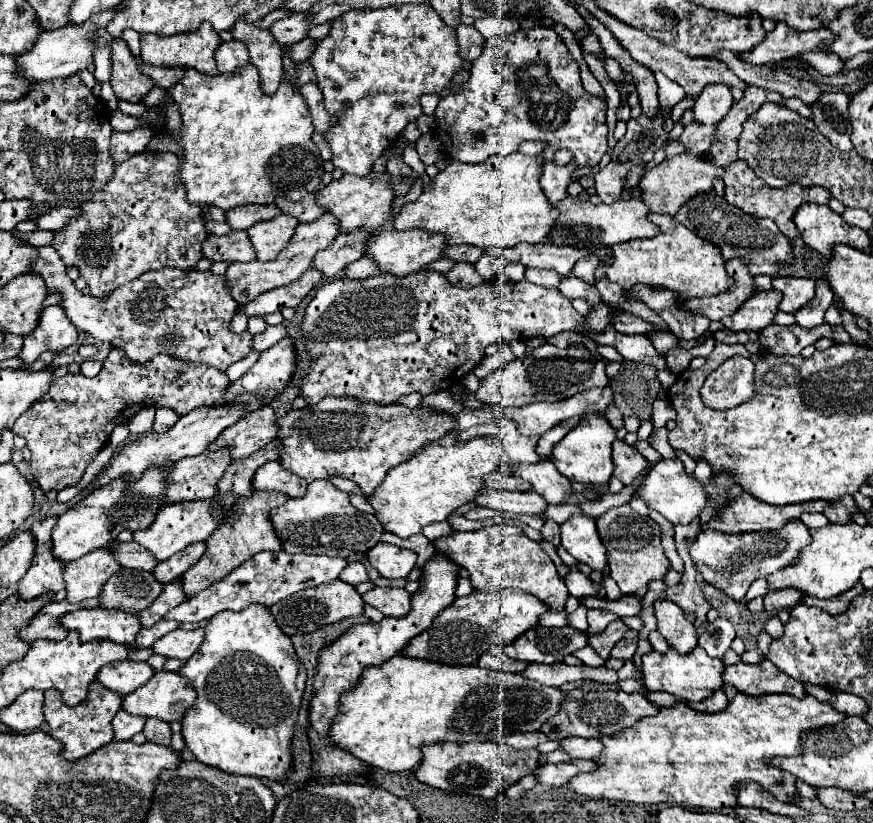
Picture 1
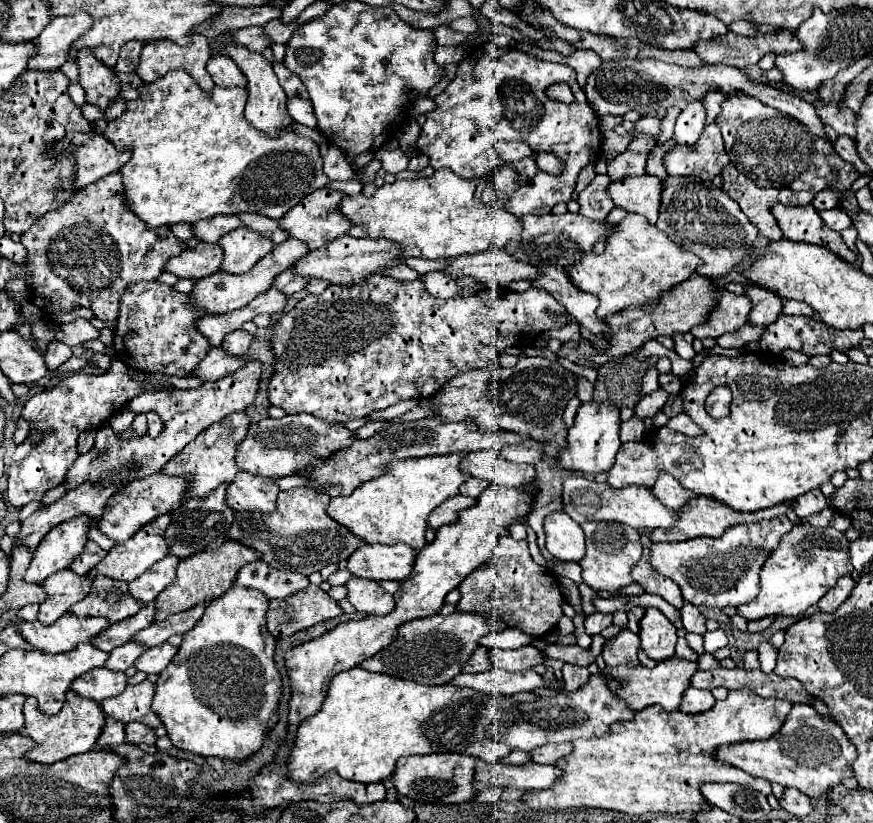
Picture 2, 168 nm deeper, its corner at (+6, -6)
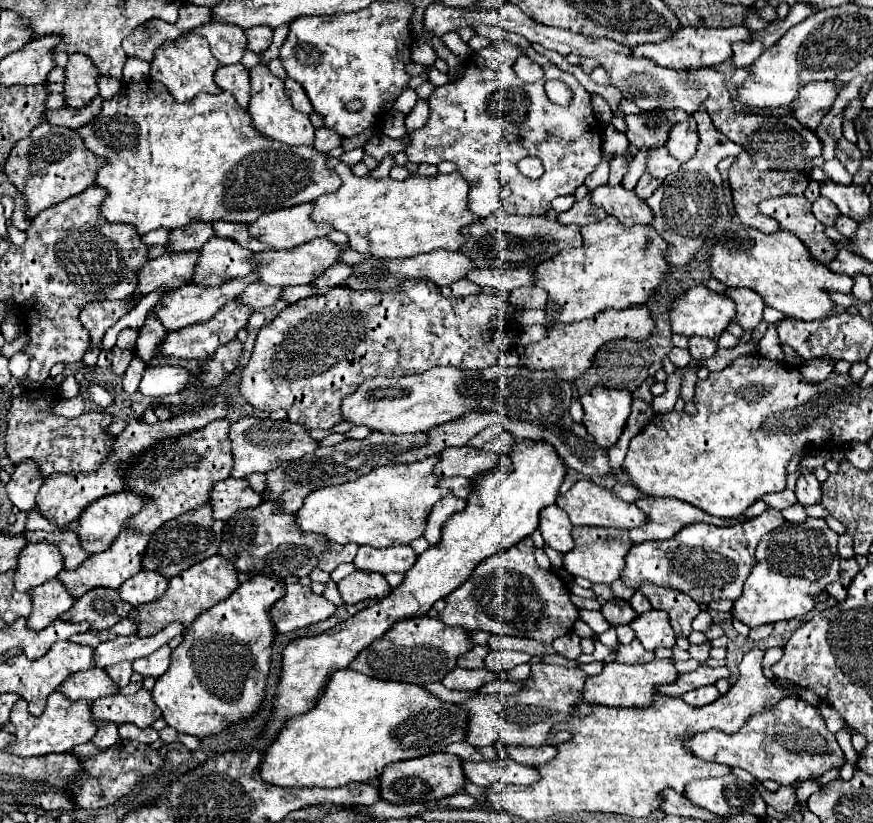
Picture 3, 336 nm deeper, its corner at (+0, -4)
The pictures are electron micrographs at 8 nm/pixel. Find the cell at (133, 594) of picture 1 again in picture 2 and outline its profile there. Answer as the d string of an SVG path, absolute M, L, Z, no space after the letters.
M96 577L86 599L78 601L70 611L80 617L106 617L110 623L136 615L144 603L138 603L128 591L126 581Z

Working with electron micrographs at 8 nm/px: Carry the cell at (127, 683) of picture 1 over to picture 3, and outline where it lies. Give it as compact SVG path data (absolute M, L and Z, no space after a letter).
M92 667L92 669L88 669L88 671L80 671L80 673L70 675L70 677L58 687L58 691L60 691L64 697L68 697L70 701L84 699L84 701L88 701L88 703L96 701L98 697L118 693L116 685L112 683L112 679L108 679L106 671L104 671L104 669L98 669L98 667Z

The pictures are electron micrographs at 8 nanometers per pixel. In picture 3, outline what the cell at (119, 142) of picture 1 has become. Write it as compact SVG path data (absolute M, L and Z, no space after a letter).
M42 123L24 139L20 139L4 163L4 175L16 191L26 199L26 217L48 209L52 203L60 203L84 189L88 189L96 177L96 171L104 165L102 157L92 155L76 131L68 127L56 127Z

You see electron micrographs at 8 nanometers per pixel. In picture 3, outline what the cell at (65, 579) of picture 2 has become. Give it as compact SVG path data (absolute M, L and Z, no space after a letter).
M58 579L38 585L36 589L30 591L30 597L32 597L32 613L28 615L26 621L28 629L32 631L42 631L54 619L58 619L60 613L68 611L74 605L72 595Z

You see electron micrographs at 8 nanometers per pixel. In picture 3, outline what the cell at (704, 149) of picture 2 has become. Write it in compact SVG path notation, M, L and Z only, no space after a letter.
M656 147L648 151L646 157L646 173L650 173L654 179L664 179L670 173L676 173L680 167L680 163L676 159L672 159L666 151L666 147Z

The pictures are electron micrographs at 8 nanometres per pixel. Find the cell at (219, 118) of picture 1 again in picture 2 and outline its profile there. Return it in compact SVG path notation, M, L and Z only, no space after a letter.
M172 71L154 83L146 83L140 89L140 97L128 101L128 111L108 121L104 137L112 141L116 149L132 151L132 159L120 169L124 193L132 211L146 221L148 227L174 225L180 221L196 223L214 215L236 213L260 213L280 219L306 195L326 187L328 177L322 173L318 145L312 139L298 137L290 129L282 129L278 137L268 137L256 127L248 127L244 121L246 99L248 91L244 87L214 87L212 91L202 91L186 71Z

